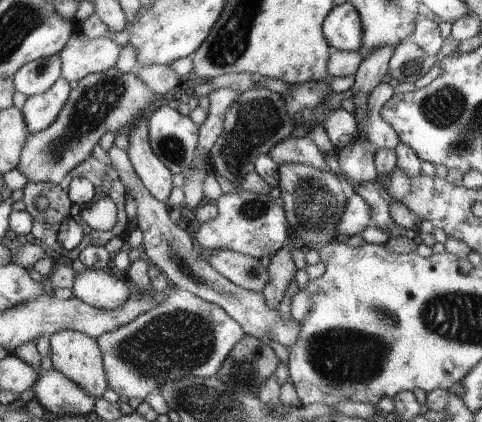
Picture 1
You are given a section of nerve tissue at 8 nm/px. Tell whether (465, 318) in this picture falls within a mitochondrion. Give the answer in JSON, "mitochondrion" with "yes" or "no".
{"mitochondrion":"yes"}

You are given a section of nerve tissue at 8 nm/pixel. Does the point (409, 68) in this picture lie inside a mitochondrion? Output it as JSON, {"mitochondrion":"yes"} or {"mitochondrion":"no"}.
{"mitochondrion":"yes"}

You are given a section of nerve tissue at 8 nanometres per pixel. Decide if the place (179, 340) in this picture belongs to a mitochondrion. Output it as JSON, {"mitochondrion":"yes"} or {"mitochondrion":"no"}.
{"mitochondrion":"yes"}

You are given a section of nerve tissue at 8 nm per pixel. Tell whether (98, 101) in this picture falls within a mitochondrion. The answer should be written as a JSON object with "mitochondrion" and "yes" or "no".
{"mitochondrion":"yes"}

